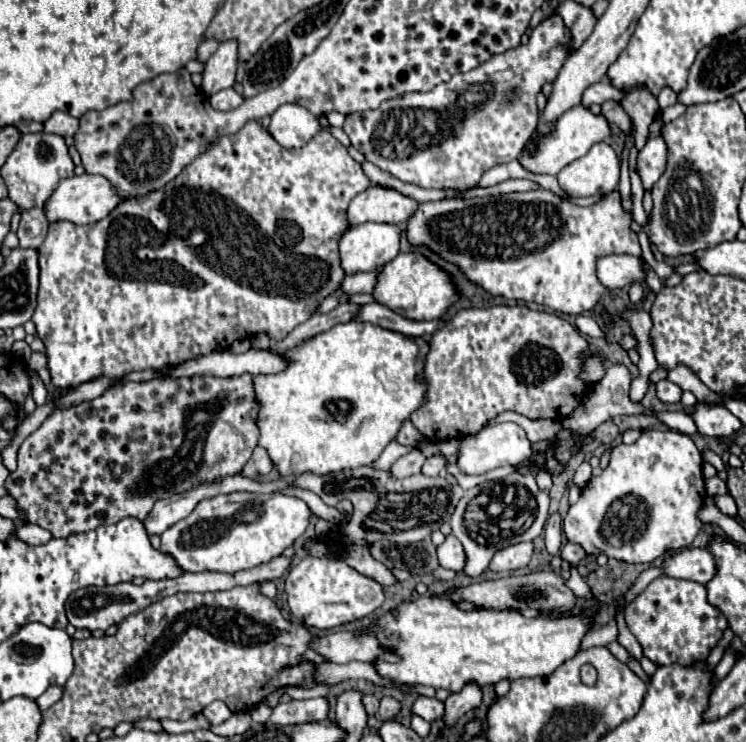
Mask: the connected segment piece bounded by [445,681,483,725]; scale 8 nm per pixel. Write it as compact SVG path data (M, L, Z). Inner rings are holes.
M469 681L459 693L451 693L445 701L445 721L451 725L461 715L473 711L477 705L481 705L481 687L475 681Z

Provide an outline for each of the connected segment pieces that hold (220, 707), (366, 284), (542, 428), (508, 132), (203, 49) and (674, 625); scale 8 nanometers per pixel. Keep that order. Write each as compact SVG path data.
M213 701L211 705L207 705L203 709L203 715L211 721L211 725L219 725L219 723L227 721L233 713L227 709L227 705L223 701Z
M381 269L367 271L367 273L347 275L347 277L343 279L341 291L343 291L343 293L349 293L349 295L355 295L355 293L371 293L371 291L375 291L375 283L377 283L379 271L381 271Z
M509 413L507 421L517 421L525 429L525 433L527 433L531 443L539 443L543 439L551 439L561 427L559 421L551 421L551 419L537 419L537 421L533 421L533 419L527 419L523 415L515 415L515 413Z
M553 15L545 19L537 29L533 29L529 43L509 49L499 57L483 63L469 73L457 73L447 83L437 85L427 93L409 93L397 99L387 99L375 111L351 113L345 119L343 131L349 135L351 145L365 155L367 161L375 163L393 177L419 185L423 189L467 189L479 183L485 171L495 165L513 161L525 147L525 141L537 125L537 105L535 97L541 91L543 83L551 83L559 65L567 59L565 43L569 33L561 17Z
M211 37L211 39L205 39L203 45L199 47L199 57L197 57L197 59L199 59L199 61L207 61L207 59L215 53L217 47L219 47L219 41L217 41L217 39L213 39L213 37Z
M657 577L627 607L625 621L643 647L643 655L655 665L673 665L683 661L705 661L721 639L727 619L707 601L707 587L695 581Z

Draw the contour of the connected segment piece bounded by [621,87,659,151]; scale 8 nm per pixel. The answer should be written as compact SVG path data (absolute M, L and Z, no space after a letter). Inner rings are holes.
M635 87L635 89L625 91L621 105L623 105L625 113L635 123L635 147L637 147L637 151L641 151L645 147L645 141L647 141L647 135L649 135L647 129L659 113L657 99L651 93L647 93L647 89Z

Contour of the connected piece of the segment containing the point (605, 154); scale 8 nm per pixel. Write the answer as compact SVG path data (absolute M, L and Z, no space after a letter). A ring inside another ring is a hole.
M595 143L587 155L563 167L557 179L573 197L609 193L619 183L619 157L607 143Z

